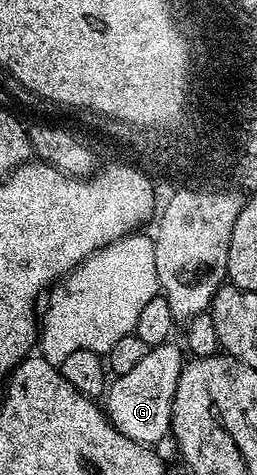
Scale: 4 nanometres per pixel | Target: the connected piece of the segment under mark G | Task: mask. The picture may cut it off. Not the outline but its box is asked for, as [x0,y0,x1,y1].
[103,340,183,444]

